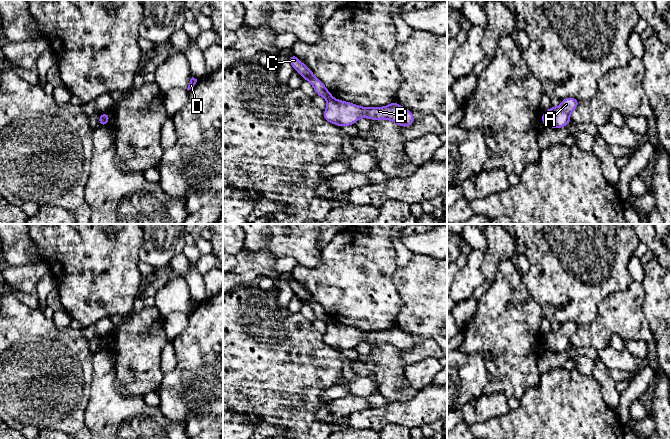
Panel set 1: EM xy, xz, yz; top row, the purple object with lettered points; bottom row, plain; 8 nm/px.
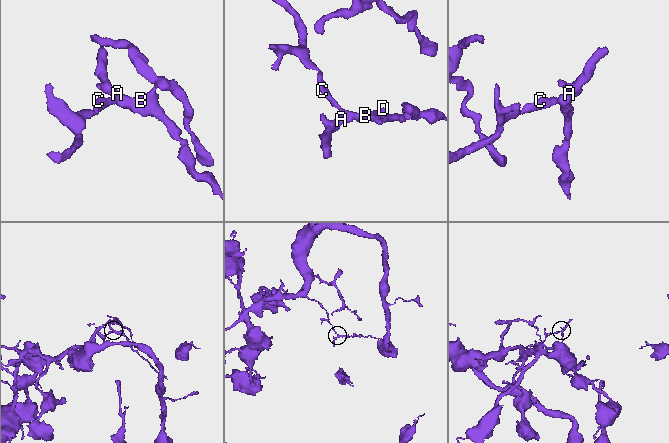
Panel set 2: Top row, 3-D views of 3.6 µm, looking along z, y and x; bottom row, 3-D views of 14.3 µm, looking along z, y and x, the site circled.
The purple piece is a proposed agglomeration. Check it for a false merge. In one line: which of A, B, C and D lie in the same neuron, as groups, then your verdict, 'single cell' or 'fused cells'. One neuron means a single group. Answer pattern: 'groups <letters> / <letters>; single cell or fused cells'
groups A B D / C; fused cells

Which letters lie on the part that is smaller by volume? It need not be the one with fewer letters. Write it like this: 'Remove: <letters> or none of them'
Remove: A, B, D

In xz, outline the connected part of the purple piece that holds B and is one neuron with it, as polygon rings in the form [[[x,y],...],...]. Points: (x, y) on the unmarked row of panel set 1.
[[[335,322],[327,324],[323,341],[326,345],[341,351],[355,349],[361,341],[391,344],[402,351],[408,351],[415,345],[412,336],[398,327],[392,326],[384,331],[361,331]]]

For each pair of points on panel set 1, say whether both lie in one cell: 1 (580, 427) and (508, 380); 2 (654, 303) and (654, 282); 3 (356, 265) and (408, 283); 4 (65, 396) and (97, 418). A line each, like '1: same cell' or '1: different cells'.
1: different cells
2: same cell
3: different cells
4: different cells

